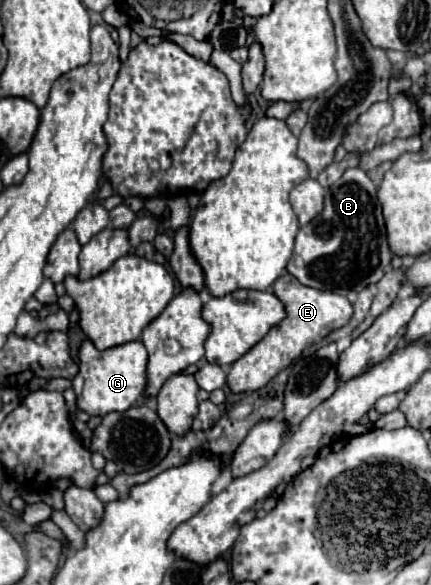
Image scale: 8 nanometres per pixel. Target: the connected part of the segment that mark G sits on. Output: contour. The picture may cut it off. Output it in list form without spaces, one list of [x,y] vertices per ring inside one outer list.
[[[85,341],[79,349],[79,373],[73,379],[73,391],[77,393],[77,407],[89,415],[107,415],[111,411],[127,411],[147,387],[147,349],[141,341],[131,341],[105,351],[95,349],[91,341]]]

